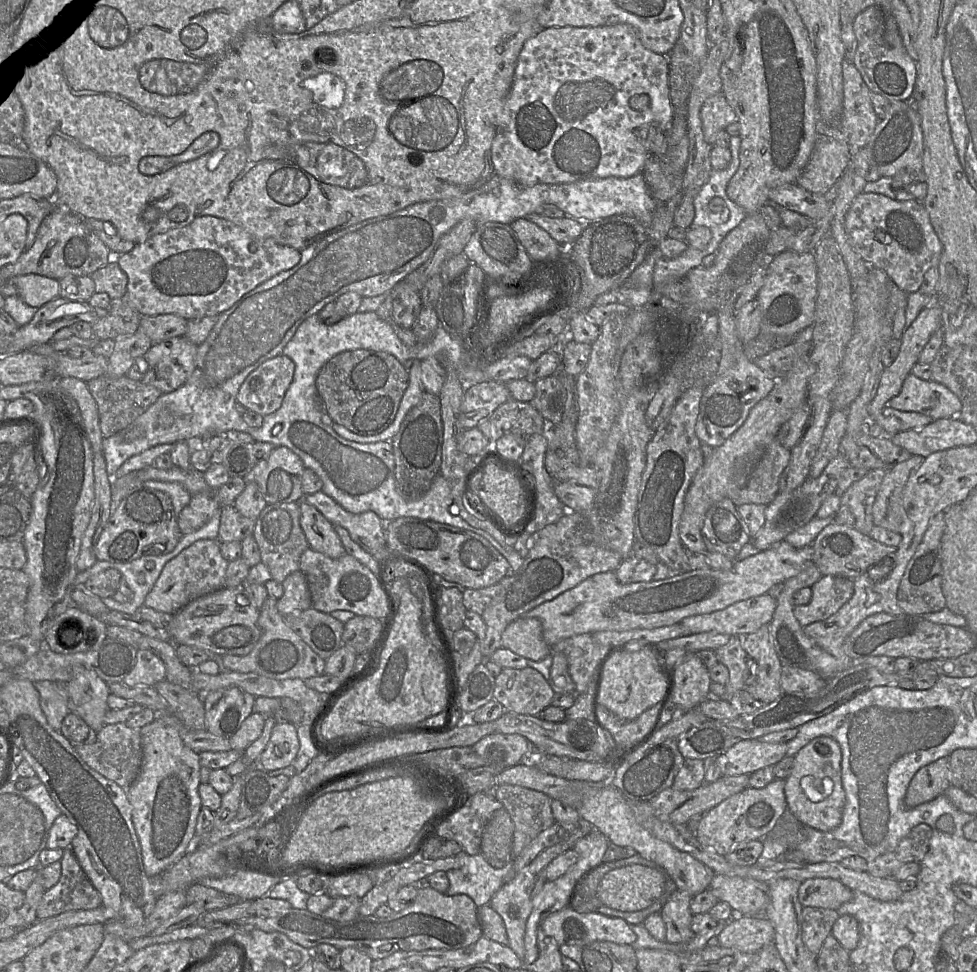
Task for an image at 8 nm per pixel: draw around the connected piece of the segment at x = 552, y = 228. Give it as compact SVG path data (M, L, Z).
M531 213L526 218L545 230L561 246L572 246L584 230L583 223L568 216L548 218L541 213Z

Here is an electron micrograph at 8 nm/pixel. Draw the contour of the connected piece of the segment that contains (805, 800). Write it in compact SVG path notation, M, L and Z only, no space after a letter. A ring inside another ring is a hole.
M829 736L812 739L794 755L792 771L785 779L784 794L788 810L804 827L826 832L840 825L846 802L841 758L839 743Z

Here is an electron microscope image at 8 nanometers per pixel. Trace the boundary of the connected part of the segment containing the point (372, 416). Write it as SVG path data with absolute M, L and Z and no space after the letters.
M365 349L335 355L322 366L316 378L323 412L334 423L361 436L380 434L391 425L408 383L408 371L393 355Z

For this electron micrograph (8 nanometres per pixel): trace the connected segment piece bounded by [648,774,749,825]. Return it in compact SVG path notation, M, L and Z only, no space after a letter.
M747 774L721 776L694 790L667 788L648 802L661 821L686 825L692 817L702 816L728 797L748 788L748 782Z

